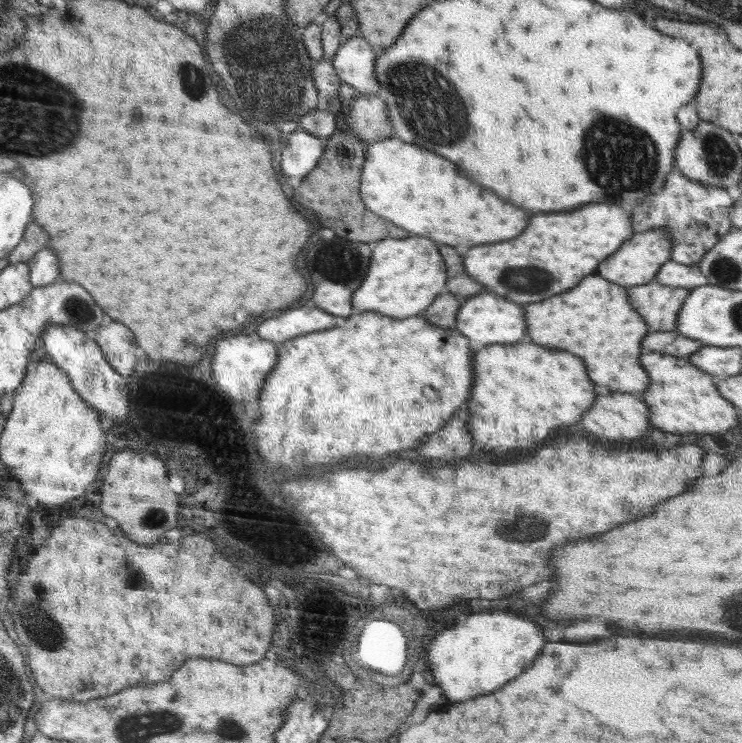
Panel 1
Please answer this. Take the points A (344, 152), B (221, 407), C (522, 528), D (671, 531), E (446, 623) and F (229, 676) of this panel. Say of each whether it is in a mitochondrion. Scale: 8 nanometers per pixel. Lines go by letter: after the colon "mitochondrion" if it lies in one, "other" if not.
A: other
B: other
C: mitochondrion
D: other
E: other
F: other

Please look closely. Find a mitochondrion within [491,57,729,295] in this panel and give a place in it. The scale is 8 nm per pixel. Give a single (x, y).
(607, 159)

